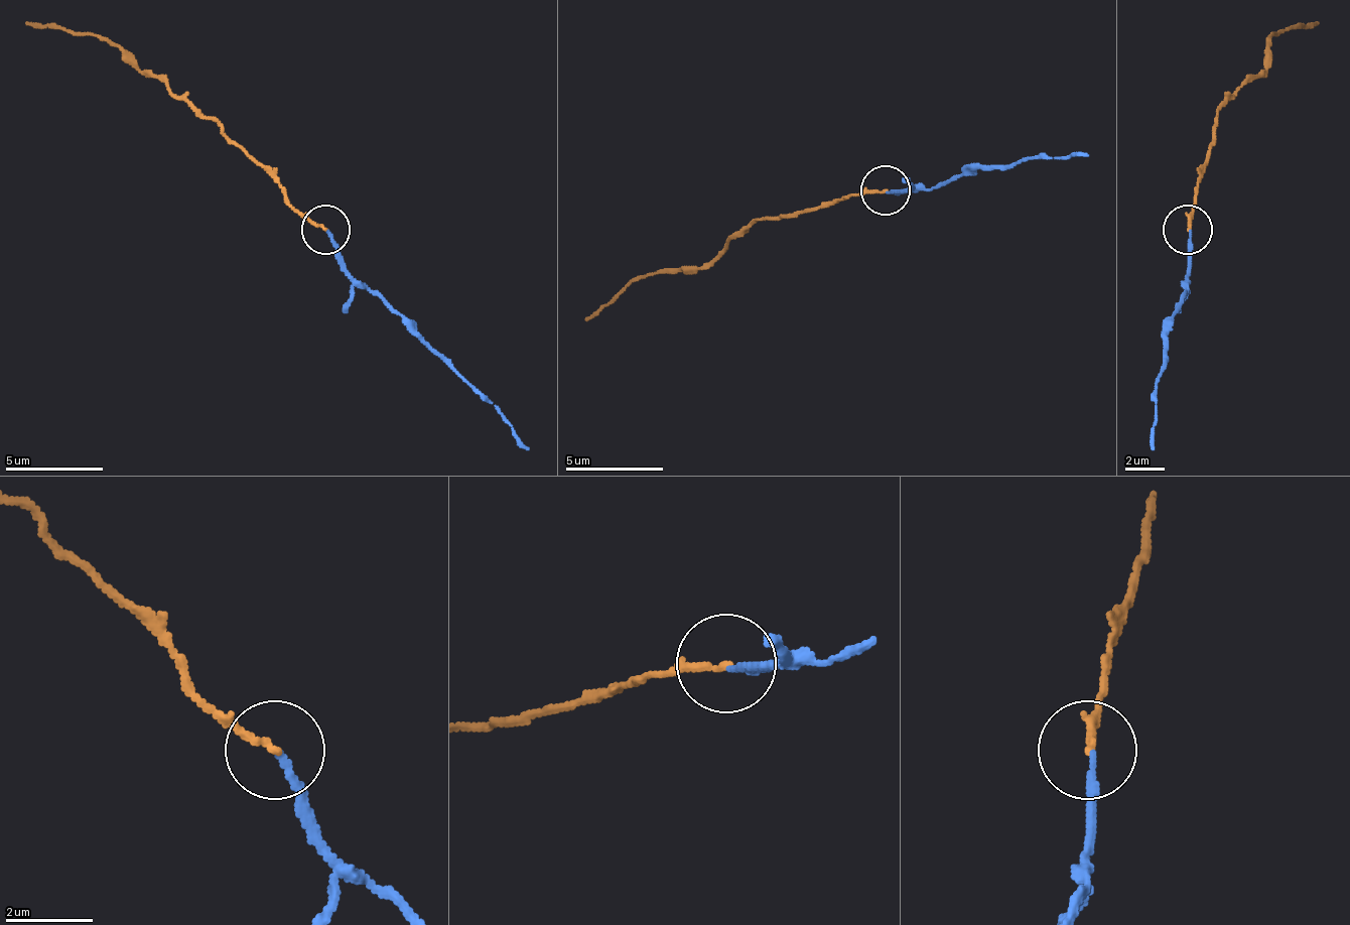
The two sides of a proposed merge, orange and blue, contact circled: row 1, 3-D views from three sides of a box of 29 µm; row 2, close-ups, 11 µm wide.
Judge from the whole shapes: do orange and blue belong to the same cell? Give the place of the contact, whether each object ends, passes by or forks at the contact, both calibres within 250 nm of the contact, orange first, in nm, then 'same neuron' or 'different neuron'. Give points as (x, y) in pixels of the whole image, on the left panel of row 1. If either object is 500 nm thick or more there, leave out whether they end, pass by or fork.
place (325, 229); orange ends; blue ends; calibres 170 and 160 nm; same neuron

